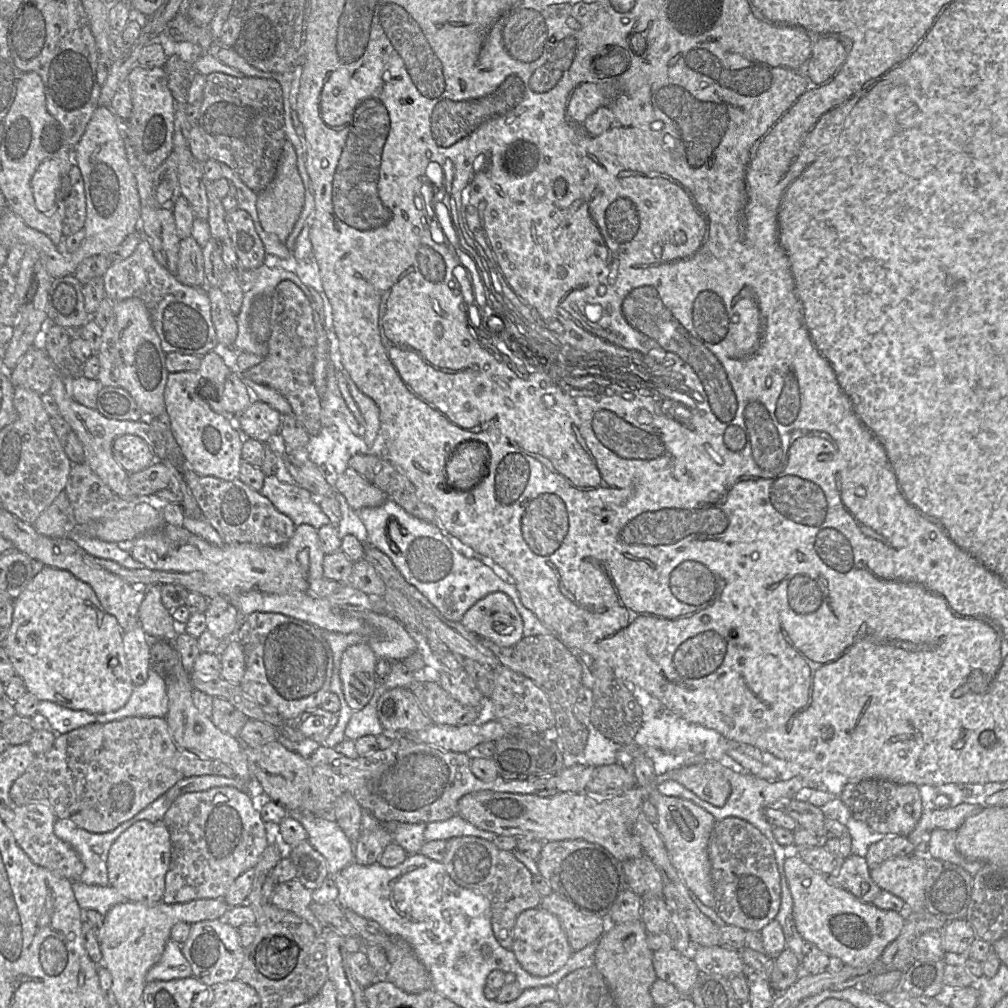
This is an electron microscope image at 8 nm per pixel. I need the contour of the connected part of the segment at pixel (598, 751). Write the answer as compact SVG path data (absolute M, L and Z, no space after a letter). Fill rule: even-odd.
M588 726L588 729L588 741L582 753L573 755L563 752L564 767L571 767L575 764L593 767L620 764L624 767L630 767L632 770L634 758L624 750L627 745L613 742L594 726Z

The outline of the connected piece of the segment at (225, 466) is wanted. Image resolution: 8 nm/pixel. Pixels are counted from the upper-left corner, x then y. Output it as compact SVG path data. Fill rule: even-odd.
M197 371L168 374L164 404L170 429L189 469L200 476L213 476L225 481L238 479L244 436L229 416L212 410L207 401L199 395L198 386L201 380L204 379Z

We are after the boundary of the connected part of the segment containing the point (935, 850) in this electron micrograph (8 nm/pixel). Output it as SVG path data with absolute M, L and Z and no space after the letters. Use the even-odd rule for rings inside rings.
M934 829L929 835L928 857L961 866L973 877L985 864L966 860L956 849L956 836L955 830Z

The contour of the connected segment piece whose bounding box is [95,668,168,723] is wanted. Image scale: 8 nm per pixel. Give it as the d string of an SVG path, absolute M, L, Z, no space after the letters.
M152 668L147 681L134 687L128 702L120 709L104 714L96 714L95 722L105 723L126 717L165 718L168 712L168 696L163 676Z

